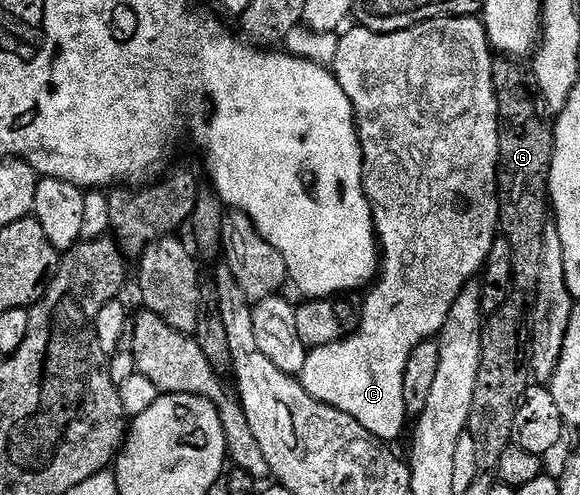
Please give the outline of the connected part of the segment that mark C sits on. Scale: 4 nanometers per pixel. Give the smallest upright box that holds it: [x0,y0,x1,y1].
[300,16,500,442]

